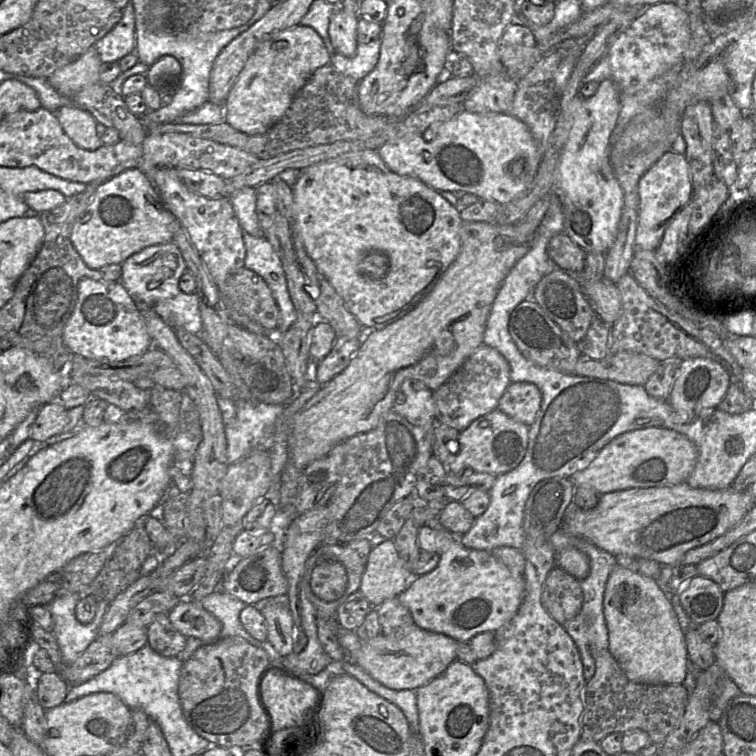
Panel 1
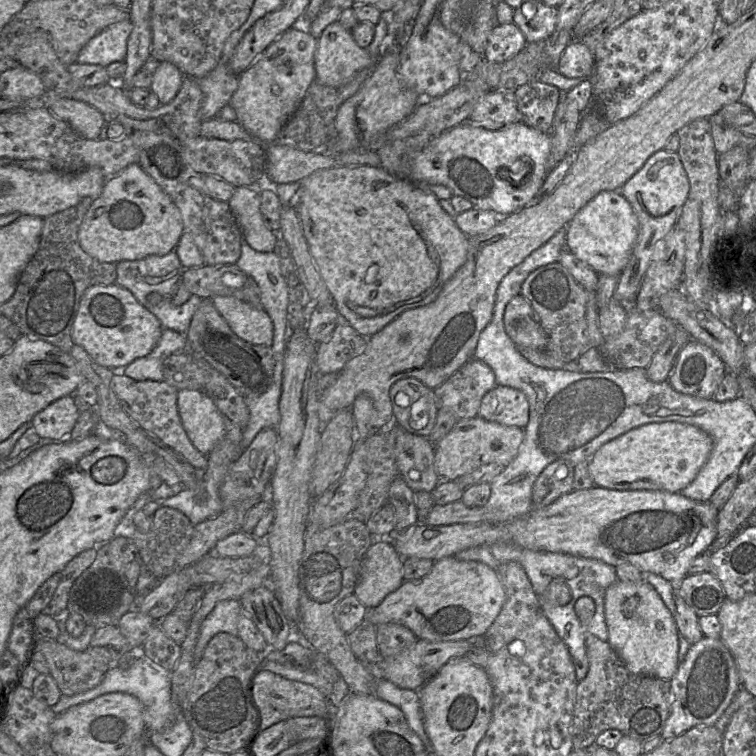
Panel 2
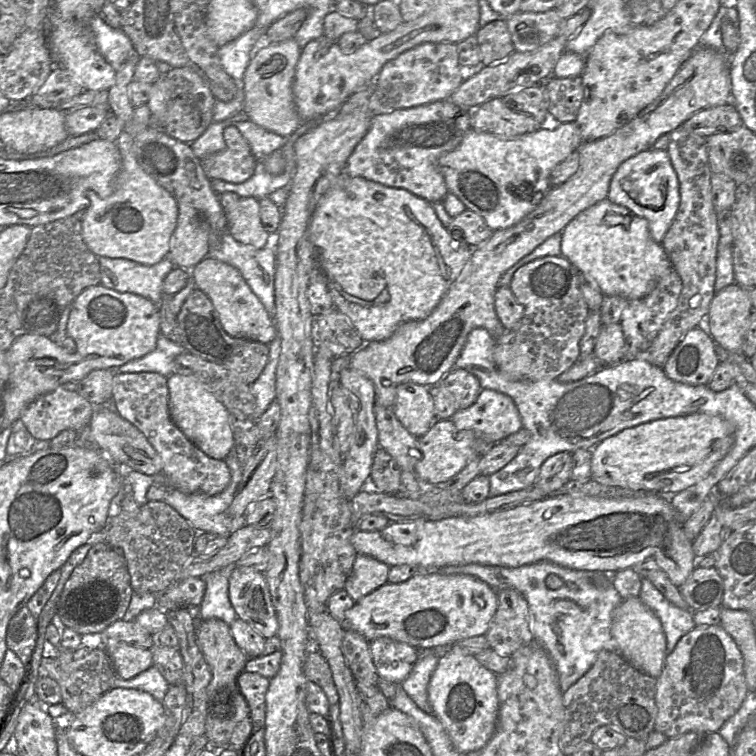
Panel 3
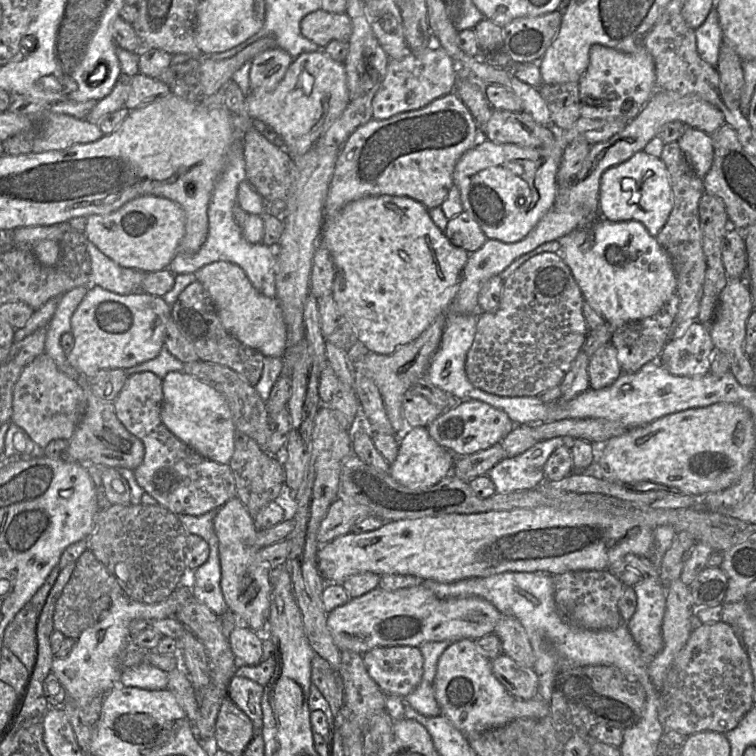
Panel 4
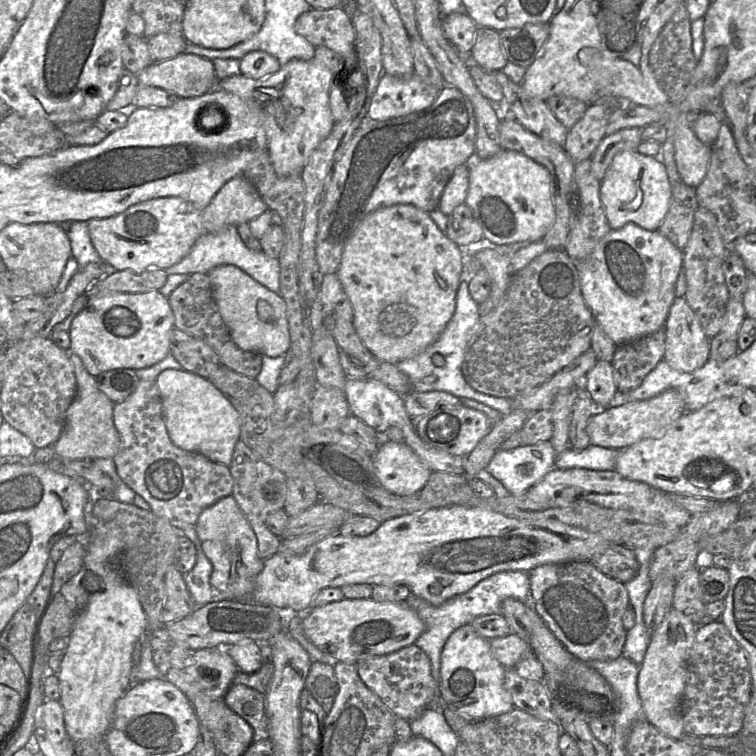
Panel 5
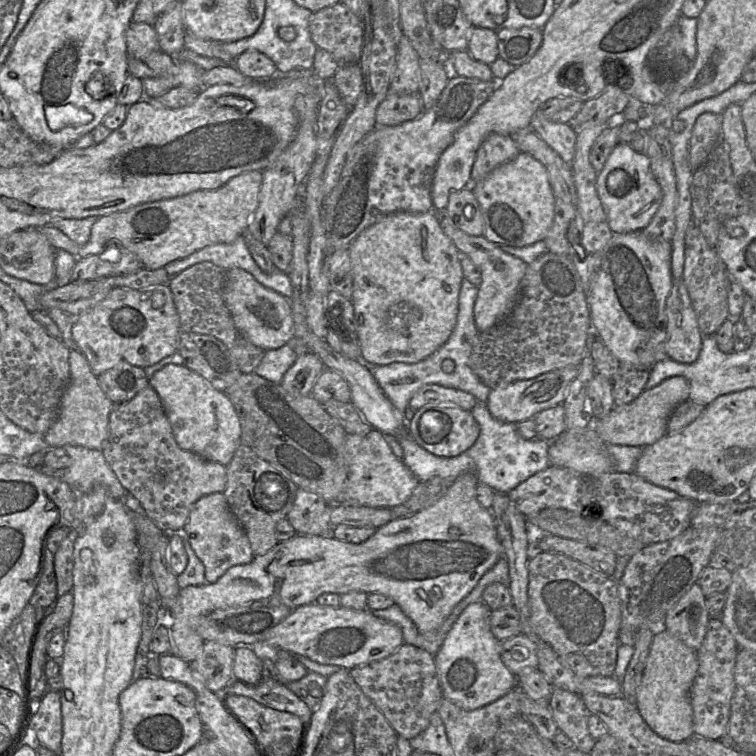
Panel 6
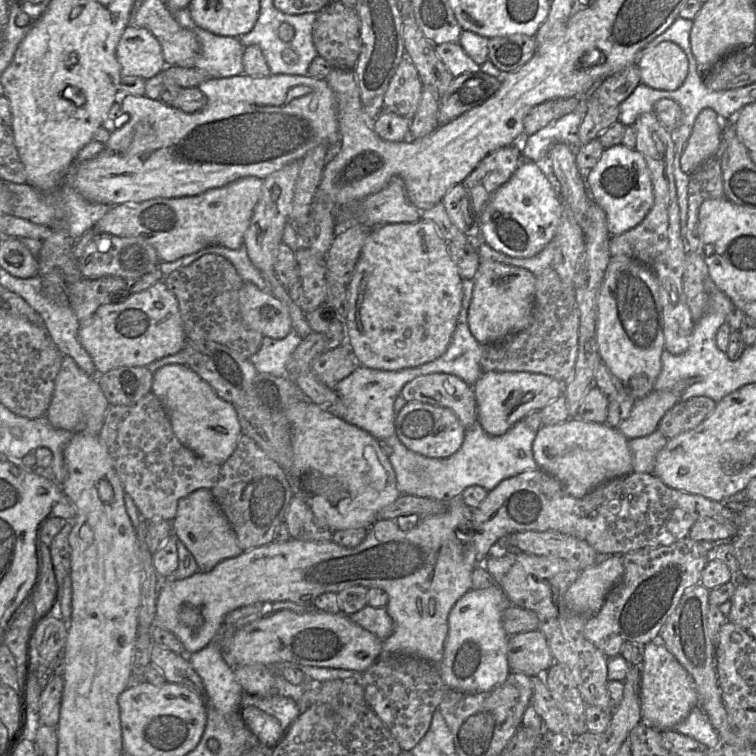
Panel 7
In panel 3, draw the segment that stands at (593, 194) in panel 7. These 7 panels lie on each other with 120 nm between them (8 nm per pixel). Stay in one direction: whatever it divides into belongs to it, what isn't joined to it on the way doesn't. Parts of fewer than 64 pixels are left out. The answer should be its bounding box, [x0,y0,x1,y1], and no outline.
[607,150,680,244]

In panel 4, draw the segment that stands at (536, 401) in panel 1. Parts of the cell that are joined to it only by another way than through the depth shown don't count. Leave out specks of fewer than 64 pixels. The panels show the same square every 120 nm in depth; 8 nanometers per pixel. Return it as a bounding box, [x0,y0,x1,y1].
[427,400,515,457]

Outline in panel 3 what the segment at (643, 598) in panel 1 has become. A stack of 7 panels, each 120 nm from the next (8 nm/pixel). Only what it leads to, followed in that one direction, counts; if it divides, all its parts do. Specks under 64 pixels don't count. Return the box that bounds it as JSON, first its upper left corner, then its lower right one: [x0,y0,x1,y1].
[611,596,667,677]

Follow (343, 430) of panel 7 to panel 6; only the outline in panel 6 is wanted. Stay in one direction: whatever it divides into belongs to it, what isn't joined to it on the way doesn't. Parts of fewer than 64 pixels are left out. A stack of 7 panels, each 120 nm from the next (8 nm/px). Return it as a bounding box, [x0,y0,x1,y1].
[338,429,420,508]

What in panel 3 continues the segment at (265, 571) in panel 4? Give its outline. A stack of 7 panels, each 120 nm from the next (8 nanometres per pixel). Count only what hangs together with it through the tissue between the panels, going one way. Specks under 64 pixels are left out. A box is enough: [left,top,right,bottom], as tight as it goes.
[228,568,279,639]

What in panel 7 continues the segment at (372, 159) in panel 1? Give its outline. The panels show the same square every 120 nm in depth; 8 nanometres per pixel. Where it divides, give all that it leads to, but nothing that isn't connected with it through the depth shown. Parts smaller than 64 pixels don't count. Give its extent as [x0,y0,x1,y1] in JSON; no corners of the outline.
[346,219,463,371]

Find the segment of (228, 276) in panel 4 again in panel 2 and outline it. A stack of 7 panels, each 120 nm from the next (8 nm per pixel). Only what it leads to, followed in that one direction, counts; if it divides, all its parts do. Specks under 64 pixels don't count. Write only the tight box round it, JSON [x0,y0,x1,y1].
[211,296,273,345]

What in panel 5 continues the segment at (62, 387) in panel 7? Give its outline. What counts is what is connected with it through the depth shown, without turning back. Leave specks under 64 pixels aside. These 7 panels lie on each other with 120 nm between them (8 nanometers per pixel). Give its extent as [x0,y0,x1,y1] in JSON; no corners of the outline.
[53,353,121,460]

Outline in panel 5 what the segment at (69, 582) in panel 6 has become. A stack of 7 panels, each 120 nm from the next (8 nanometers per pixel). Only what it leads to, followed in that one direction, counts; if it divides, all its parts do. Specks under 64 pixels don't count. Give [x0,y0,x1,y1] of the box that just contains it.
[50,541,86,601]

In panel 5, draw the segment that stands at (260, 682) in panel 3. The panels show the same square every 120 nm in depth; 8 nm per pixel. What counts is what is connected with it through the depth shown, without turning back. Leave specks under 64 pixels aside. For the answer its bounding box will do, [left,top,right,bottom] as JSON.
[223,684,269,741]

